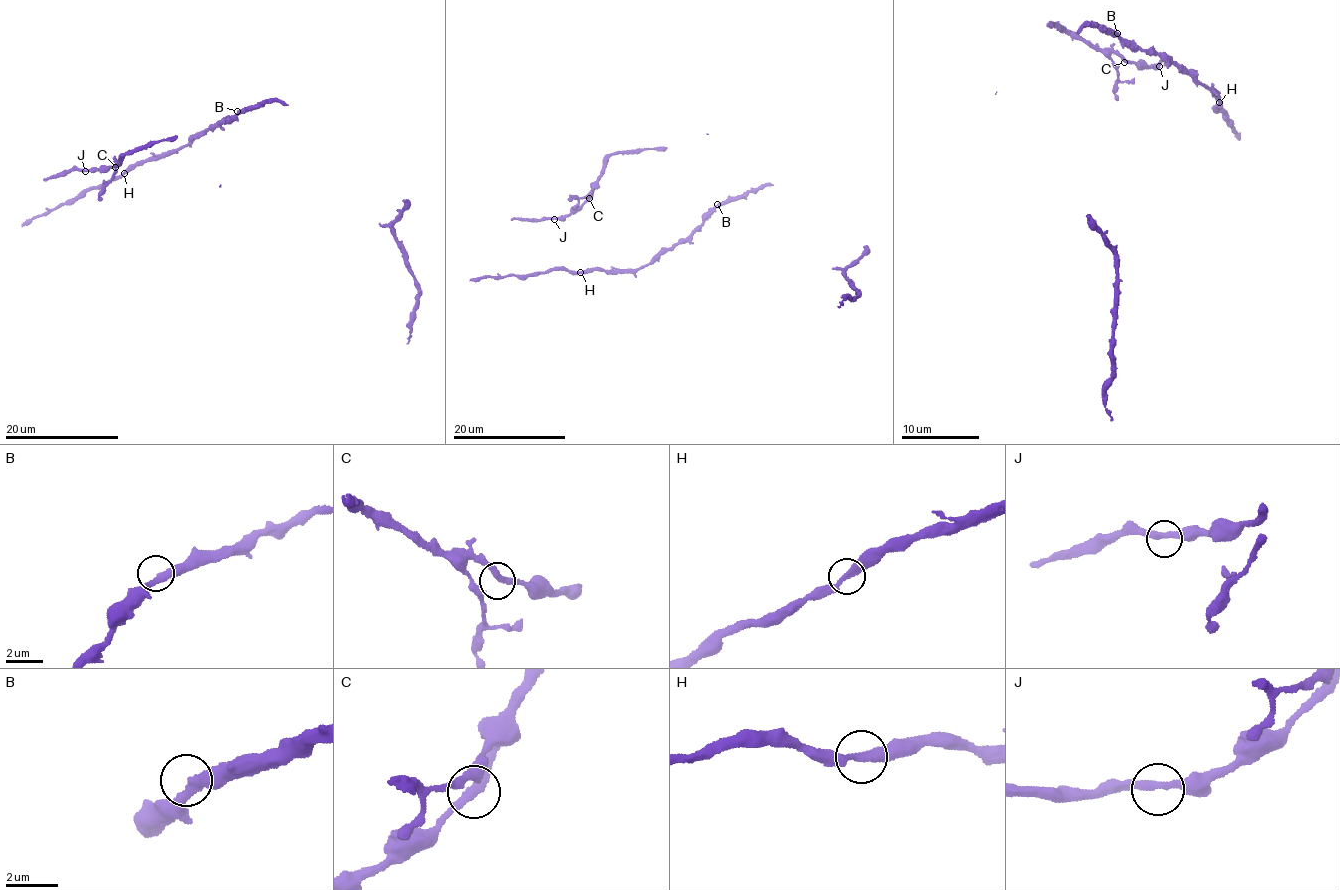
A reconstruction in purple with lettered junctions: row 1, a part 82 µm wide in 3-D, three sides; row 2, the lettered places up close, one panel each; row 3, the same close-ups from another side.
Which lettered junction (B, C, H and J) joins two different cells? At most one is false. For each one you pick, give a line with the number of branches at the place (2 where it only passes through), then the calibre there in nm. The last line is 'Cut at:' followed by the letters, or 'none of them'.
Cut at: none of them

